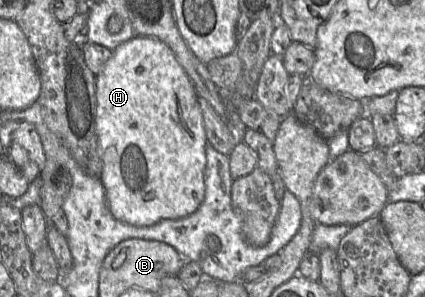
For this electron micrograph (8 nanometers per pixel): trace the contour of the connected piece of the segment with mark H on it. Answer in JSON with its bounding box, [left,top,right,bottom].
[96,35,207,227]

